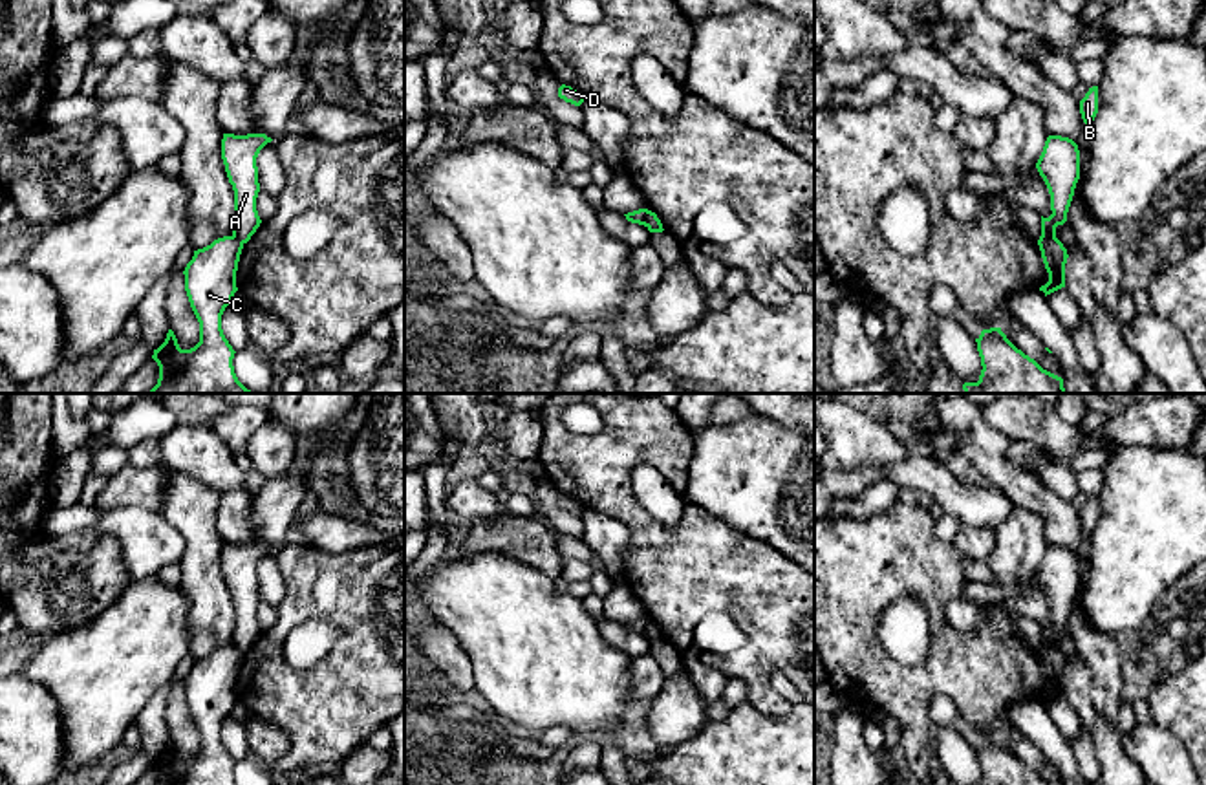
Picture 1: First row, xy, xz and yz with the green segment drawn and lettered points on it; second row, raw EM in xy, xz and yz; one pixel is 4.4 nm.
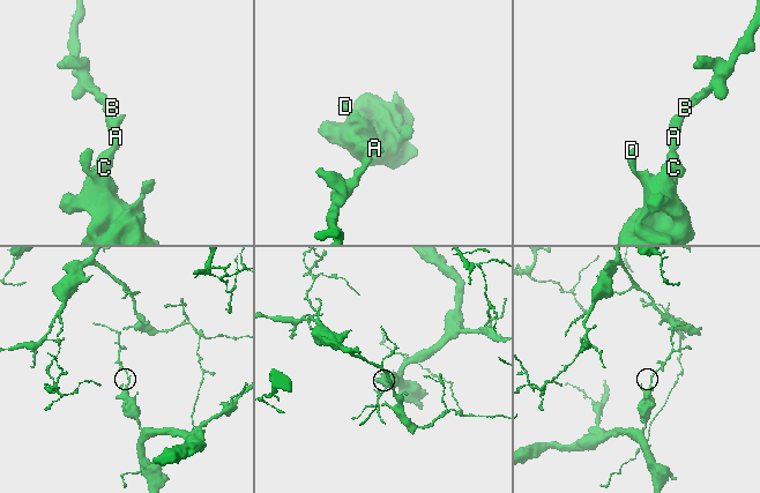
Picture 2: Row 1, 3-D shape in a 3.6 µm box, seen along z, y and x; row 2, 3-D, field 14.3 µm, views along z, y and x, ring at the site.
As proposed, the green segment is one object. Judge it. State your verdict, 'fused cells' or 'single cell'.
fused cells

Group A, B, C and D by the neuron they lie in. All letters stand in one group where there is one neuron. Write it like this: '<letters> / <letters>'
A B / C D

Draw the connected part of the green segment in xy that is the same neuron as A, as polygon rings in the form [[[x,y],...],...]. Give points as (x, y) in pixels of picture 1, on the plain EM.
[[[223,543],[221,549],[221,569],[234,600],[232,646],[242,653],[247,653],[262,633],[256,620],[260,602],[256,567],[271,551],[265,543]]]

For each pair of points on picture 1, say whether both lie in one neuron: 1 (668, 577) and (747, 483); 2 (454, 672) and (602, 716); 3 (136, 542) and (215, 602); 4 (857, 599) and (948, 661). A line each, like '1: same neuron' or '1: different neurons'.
1: different neurons
2: different neurons
3: different neurons
4: same neuron

